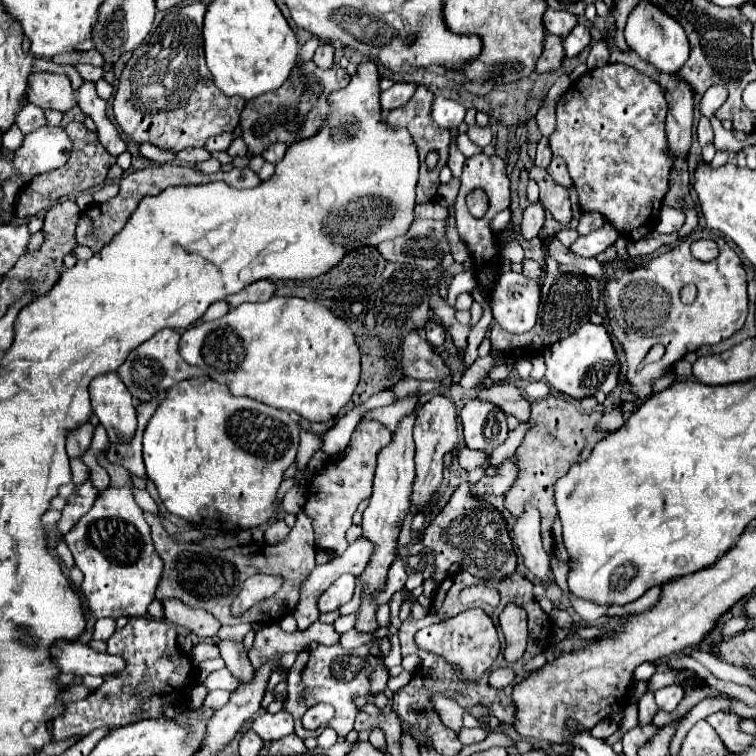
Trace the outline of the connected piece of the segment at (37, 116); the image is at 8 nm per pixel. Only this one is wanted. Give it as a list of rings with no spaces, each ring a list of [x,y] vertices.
[[[25,102],[25,106],[21,108],[21,112],[17,114],[17,126],[23,134],[29,134],[37,128],[43,128],[47,126],[47,120],[45,120],[45,114],[41,108],[33,106],[31,102]]]

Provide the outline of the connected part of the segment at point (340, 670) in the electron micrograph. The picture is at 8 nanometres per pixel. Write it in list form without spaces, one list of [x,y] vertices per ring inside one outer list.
[[[331,644],[331,646],[317,646],[315,650],[303,650],[297,654],[297,660],[293,668],[289,668],[287,674],[287,700],[285,700],[285,710],[293,714],[295,720],[295,734],[299,738],[318,737],[323,731],[323,727],[317,732],[305,730],[301,726],[301,720],[297,722],[297,714],[305,714],[309,704],[317,702],[327,702],[335,708],[335,716],[329,722],[329,726],[337,732],[337,736],[347,736],[349,730],[353,730],[353,720],[357,716],[357,706],[351,702],[353,694],[359,696],[369,696],[369,672],[377,664],[377,660],[369,654],[369,646],[359,646],[353,650],[343,648],[341,644]]]

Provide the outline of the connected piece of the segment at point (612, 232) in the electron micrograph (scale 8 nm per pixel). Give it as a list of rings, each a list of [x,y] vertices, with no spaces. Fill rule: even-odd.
[[[605,222],[601,228],[589,232],[587,236],[579,236],[577,242],[571,246],[571,252],[575,252],[577,256],[583,256],[583,258],[593,258],[599,252],[603,252],[605,248],[613,246],[619,236],[621,234],[615,228],[611,228],[609,222]]]

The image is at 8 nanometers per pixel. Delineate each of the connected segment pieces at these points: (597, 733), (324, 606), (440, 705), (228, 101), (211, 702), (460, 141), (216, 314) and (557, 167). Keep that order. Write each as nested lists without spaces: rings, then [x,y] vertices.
[[[603,720],[603,722],[599,722],[599,724],[591,730],[591,736],[595,736],[595,738],[607,738],[607,736],[615,734],[617,728],[619,728],[617,722],[613,722],[613,720]]]
[[[343,574],[339,580],[335,580],[319,598],[319,612],[333,612],[341,604],[347,604],[353,598],[355,592],[355,576]]]
[[[435,694],[435,696],[431,696],[431,706],[433,706],[433,710],[439,714],[439,718],[441,718],[443,724],[445,726],[449,726],[449,728],[453,728],[453,731],[458,733],[463,726],[463,715],[465,713],[465,708],[459,706],[459,704],[455,704],[455,702],[451,702],[449,698],[443,698],[441,694]]]
[[[193,2],[179,8],[177,14],[169,12],[127,60],[113,100],[113,116],[135,142],[149,142],[179,154],[185,148],[201,148],[207,138],[237,128],[245,100],[227,98],[213,84],[203,52],[205,8],[203,2]]]
[[[213,690],[213,692],[209,692],[207,694],[207,698],[205,698],[205,702],[203,702],[201,709],[203,708],[221,708],[221,706],[225,706],[227,704],[227,700],[229,700],[229,692],[225,692],[225,690]]]
[[[459,134],[459,138],[457,138],[457,148],[463,152],[463,156],[465,156],[465,158],[469,158],[469,156],[473,156],[473,154],[479,154],[479,152],[481,152],[481,148],[479,148],[477,144],[473,144],[473,142],[469,140],[469,136],[467,136],[467,134]]]
[[[219,300],[219,302],[215,302],[215,304],[209,306],[209,310],[205,312],[203,320],[215,320],[215,318],[221,318],[221,316],[225,316],[225,312],[229,312],[229,304],[227,304],[225,300]]]
[[[553,156],[547,172],[549,172],[549,176],[551,176],[557,184],[561,184],[561,186],[565,186],[565,188],[571,188],[571,176],[569,176],[569,172],[567,172],[567,168],[565,168],[565,162],[561,162],[557,156]]]

